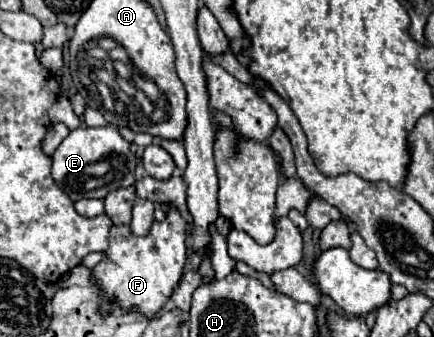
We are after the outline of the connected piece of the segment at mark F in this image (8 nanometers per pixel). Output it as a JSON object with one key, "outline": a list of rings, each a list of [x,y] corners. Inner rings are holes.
{"outline":[[[170,206],[162,222],[154,220],[146,236],[134,236],[130,226],[112,226],[106,256],[92,268],[98,296],[104,304],[114,304],[126,312],[138,310],[148,320],[158,318],[172,294],[178,290],[186,264],[186,224],[180,210]]]}

